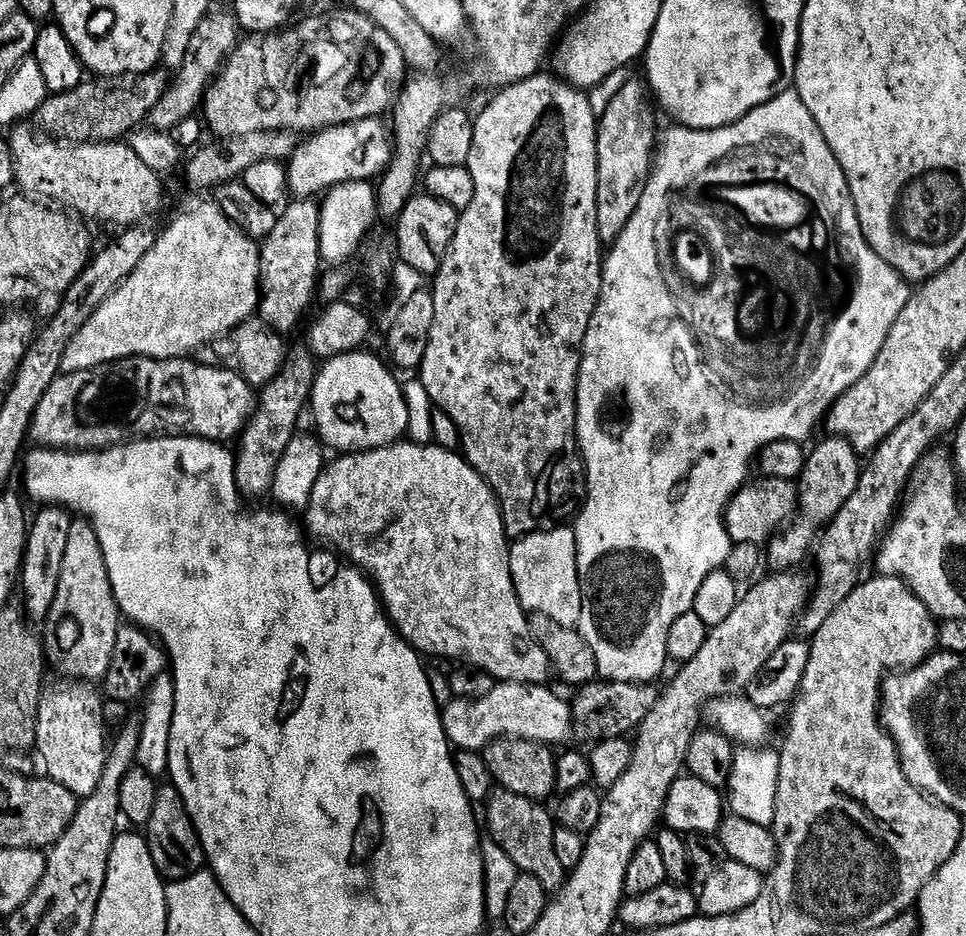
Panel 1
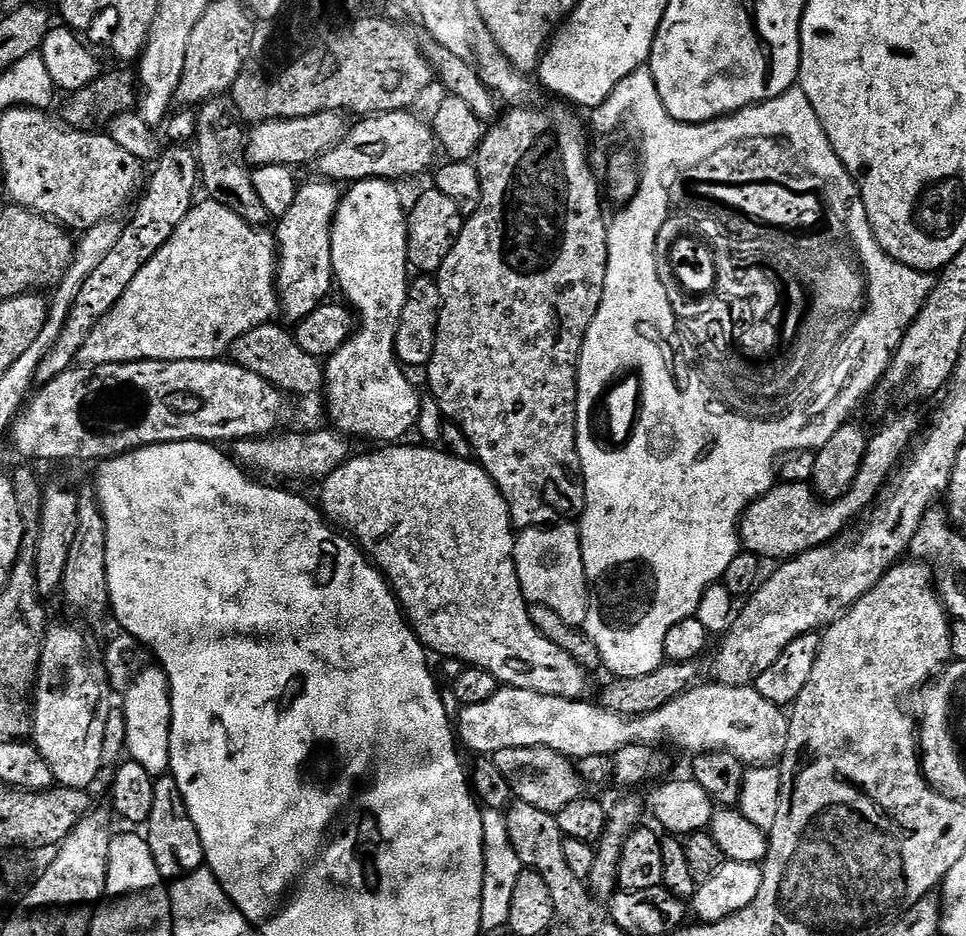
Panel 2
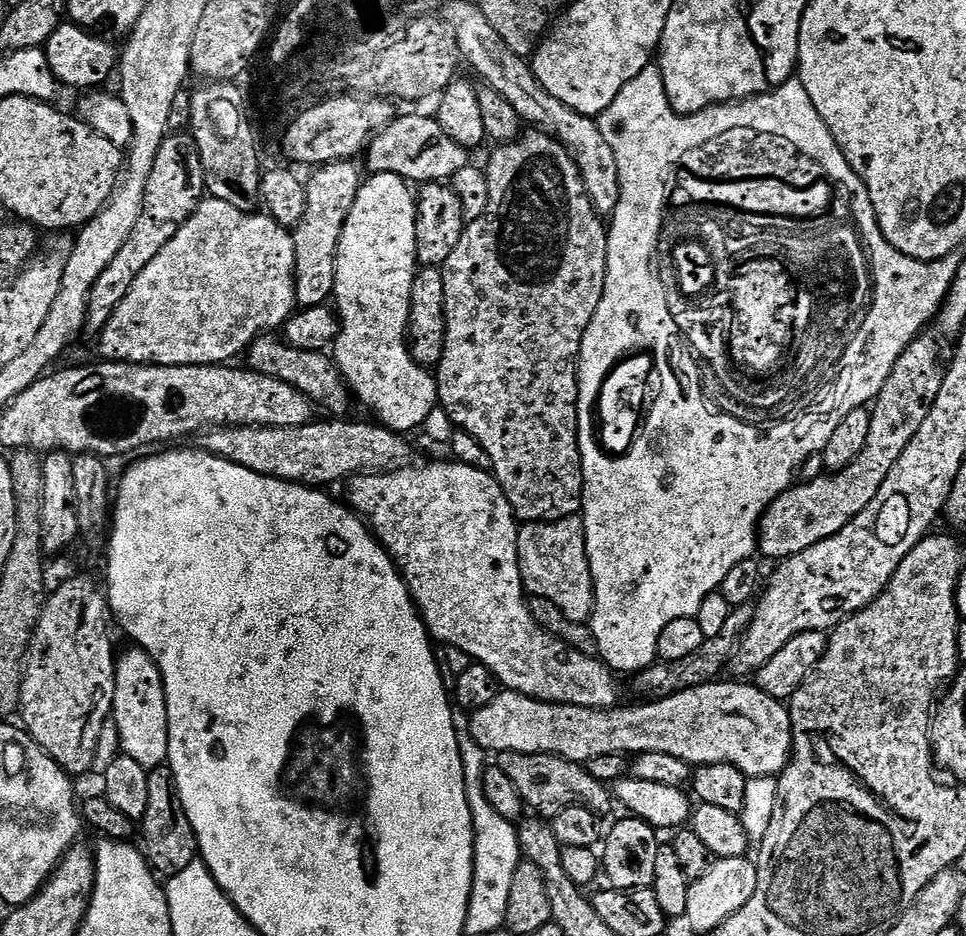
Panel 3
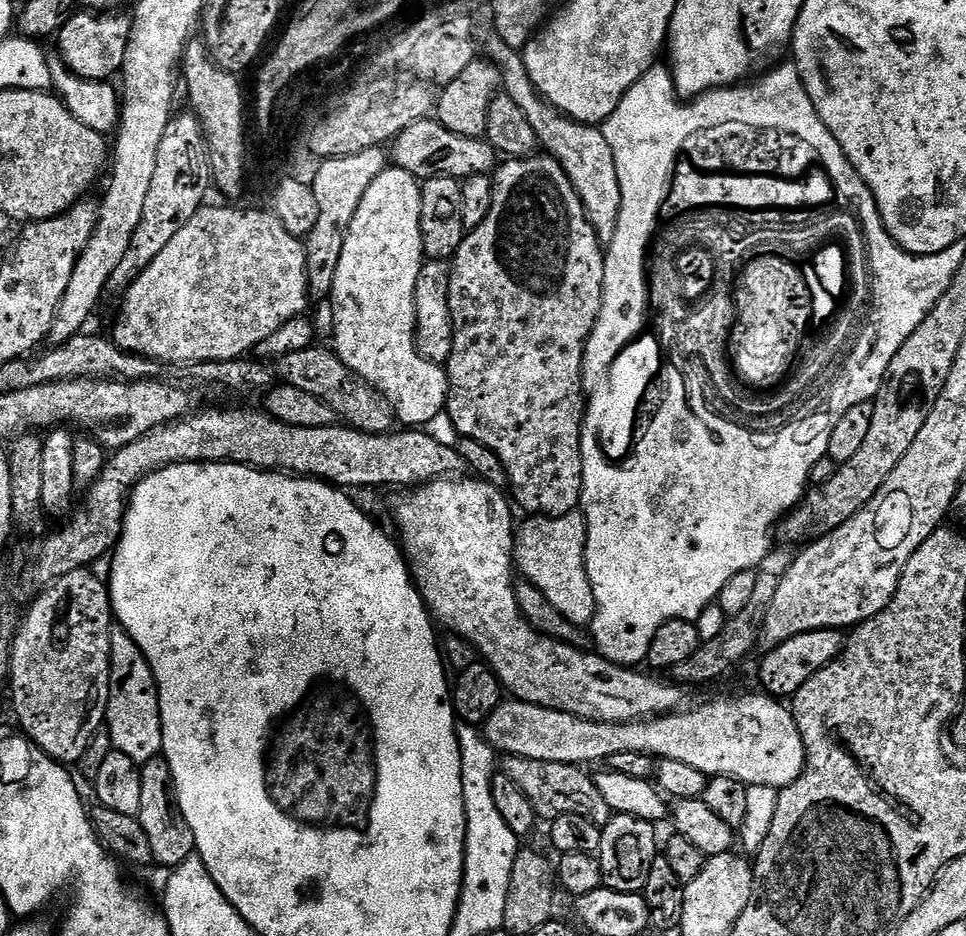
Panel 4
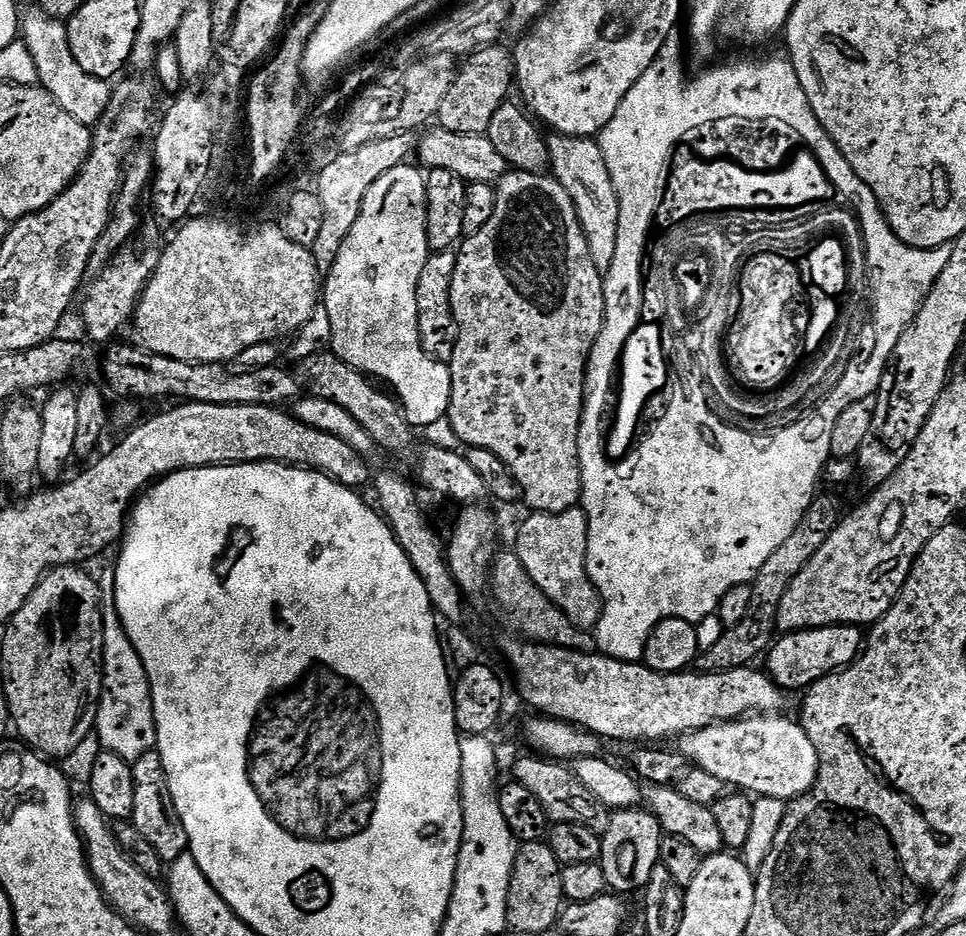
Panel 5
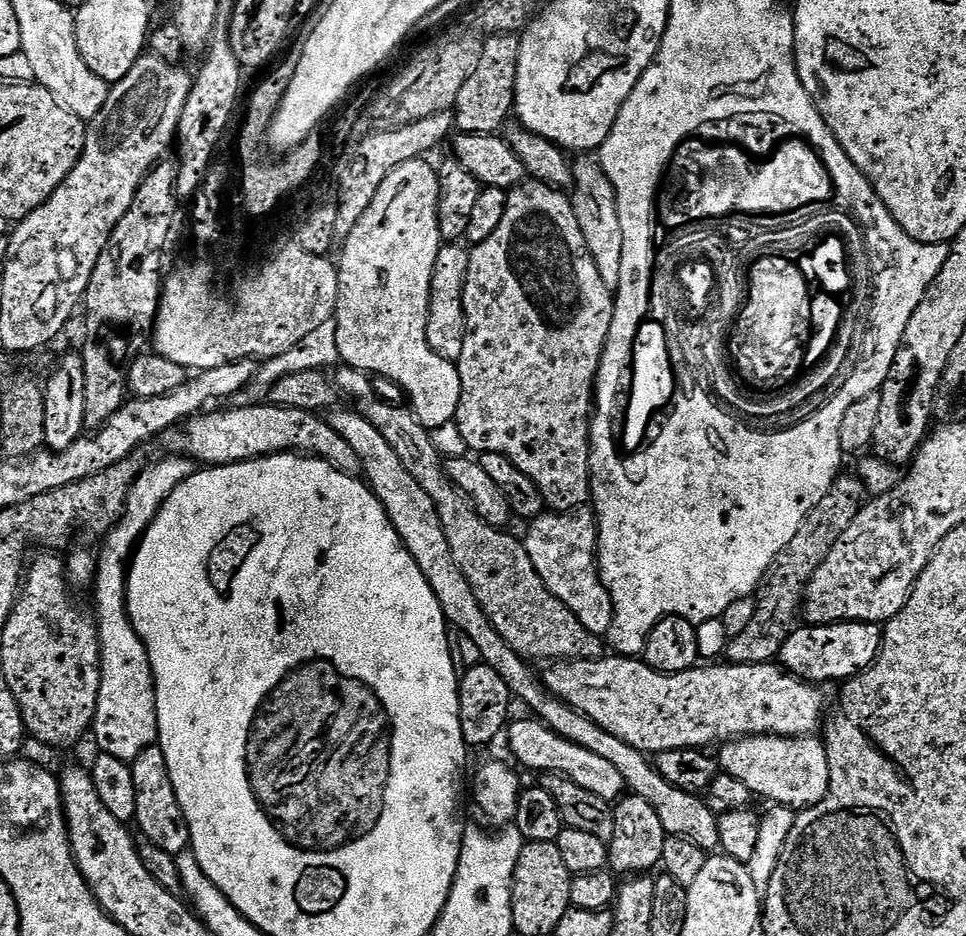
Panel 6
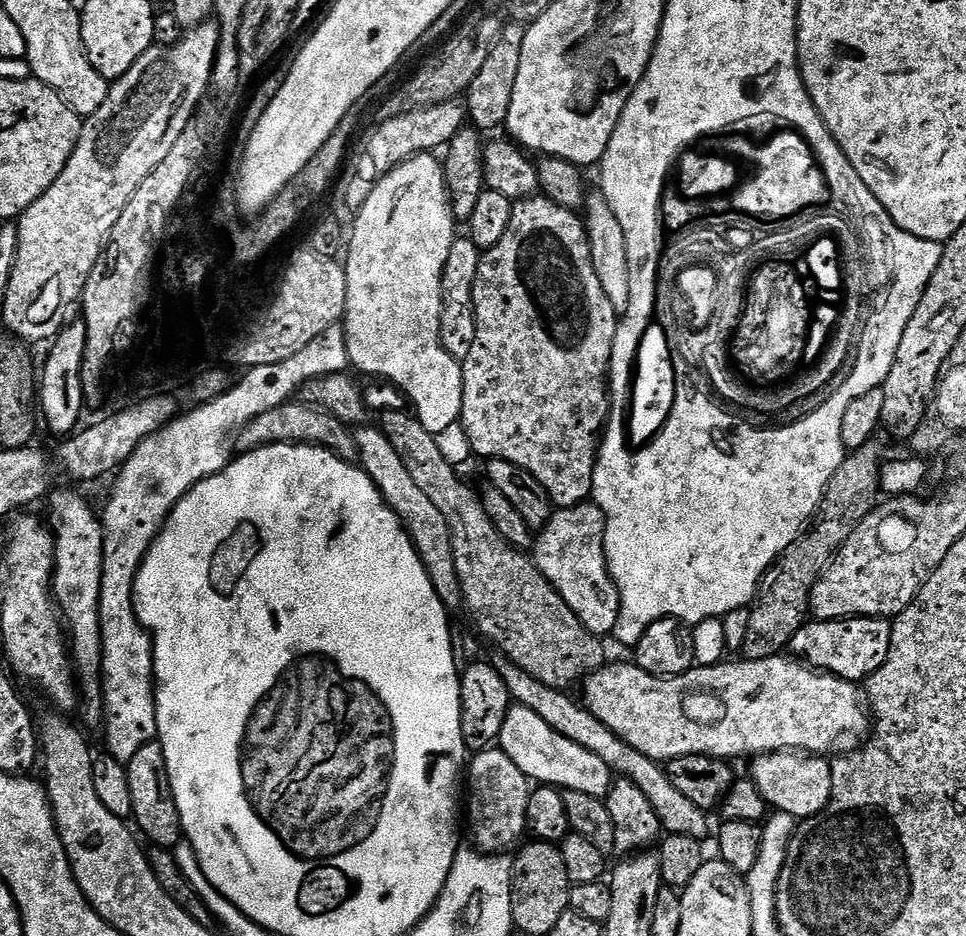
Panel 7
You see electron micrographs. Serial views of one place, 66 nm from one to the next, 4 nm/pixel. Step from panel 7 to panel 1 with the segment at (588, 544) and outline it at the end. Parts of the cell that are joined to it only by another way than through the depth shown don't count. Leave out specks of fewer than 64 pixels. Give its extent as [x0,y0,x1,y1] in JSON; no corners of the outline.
[510,526,582,628]

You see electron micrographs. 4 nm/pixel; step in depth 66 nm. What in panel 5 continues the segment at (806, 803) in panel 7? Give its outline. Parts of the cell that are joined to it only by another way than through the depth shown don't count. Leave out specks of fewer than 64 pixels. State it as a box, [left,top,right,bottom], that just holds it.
[678,714,820,802]

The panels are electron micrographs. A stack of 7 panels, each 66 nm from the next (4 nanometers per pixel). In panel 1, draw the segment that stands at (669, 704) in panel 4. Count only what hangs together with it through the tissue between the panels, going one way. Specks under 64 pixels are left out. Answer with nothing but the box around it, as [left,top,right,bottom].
[306,442,552,685]

